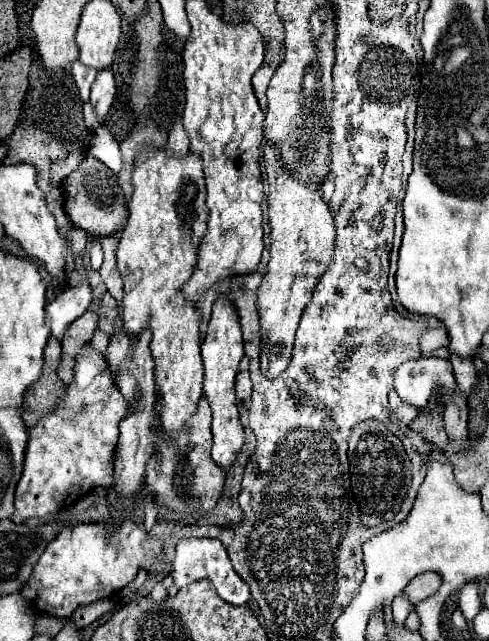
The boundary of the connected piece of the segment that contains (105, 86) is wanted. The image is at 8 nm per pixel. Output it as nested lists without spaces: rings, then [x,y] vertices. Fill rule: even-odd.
[[[102,69],[96,77],[96,81],[92,83],[92,95],[90,95],[90,103],[94,105],[100,121],[104,121],[104,117],[106,117],[106,113],[114,101],[114,93],[116,93],[116,87],[114,87],[112,71]]]

